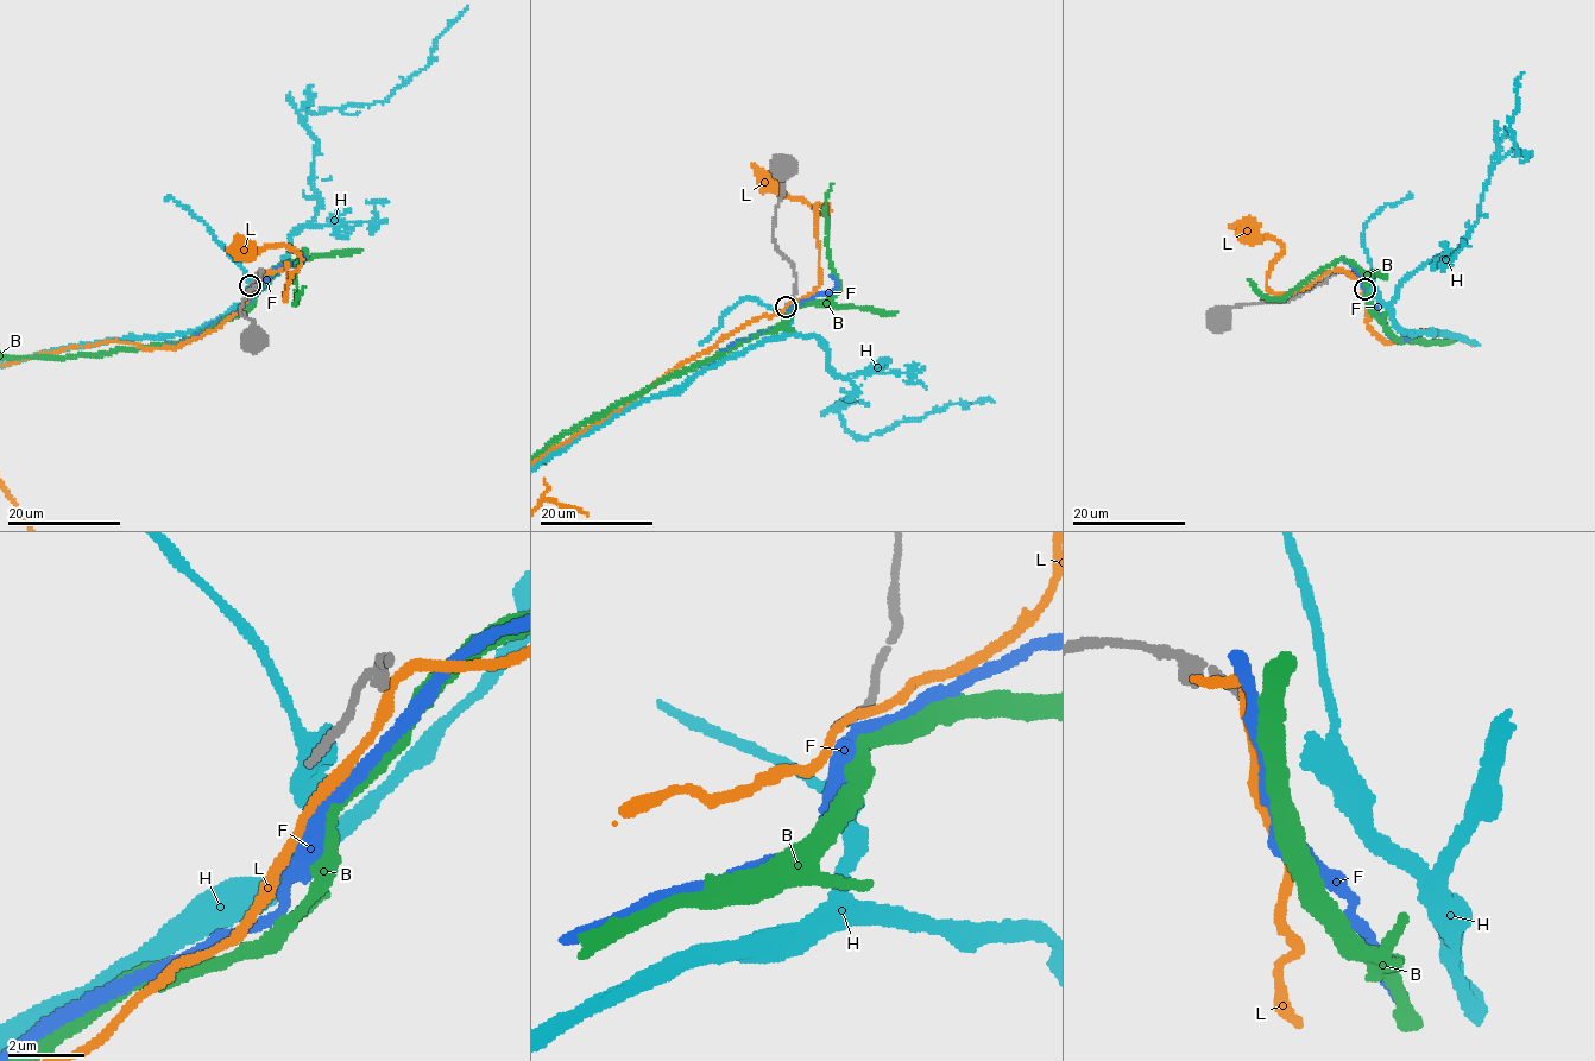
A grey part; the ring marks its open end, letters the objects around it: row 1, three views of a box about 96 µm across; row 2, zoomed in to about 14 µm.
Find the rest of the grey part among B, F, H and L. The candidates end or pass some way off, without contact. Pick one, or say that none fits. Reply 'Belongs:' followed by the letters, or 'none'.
Belongs: none

